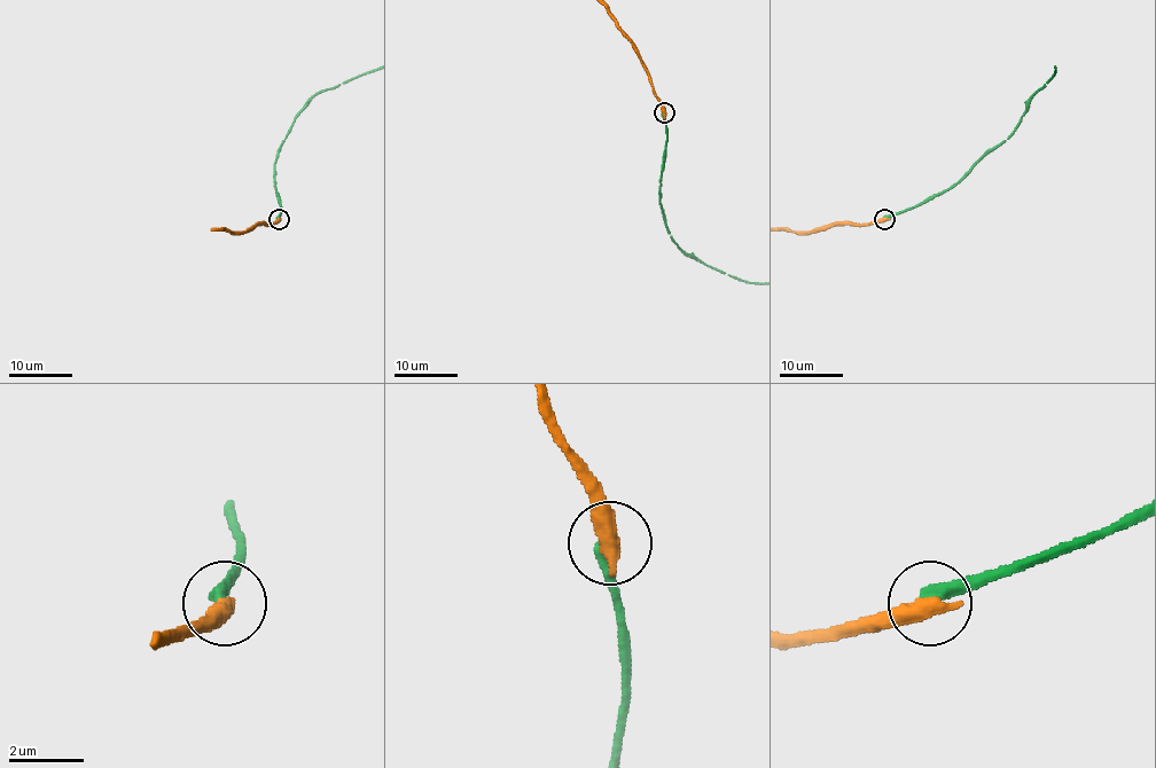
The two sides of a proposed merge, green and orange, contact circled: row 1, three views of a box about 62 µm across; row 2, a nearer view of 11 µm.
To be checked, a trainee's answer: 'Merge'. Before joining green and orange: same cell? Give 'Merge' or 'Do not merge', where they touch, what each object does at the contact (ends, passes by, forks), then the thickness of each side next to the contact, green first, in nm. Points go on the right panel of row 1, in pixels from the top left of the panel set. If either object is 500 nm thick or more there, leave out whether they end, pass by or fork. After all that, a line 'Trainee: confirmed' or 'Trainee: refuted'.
Do not merge. Place: (884, 219). Thickness 420 nm (green) against 550 nm
Trainee: refuted

